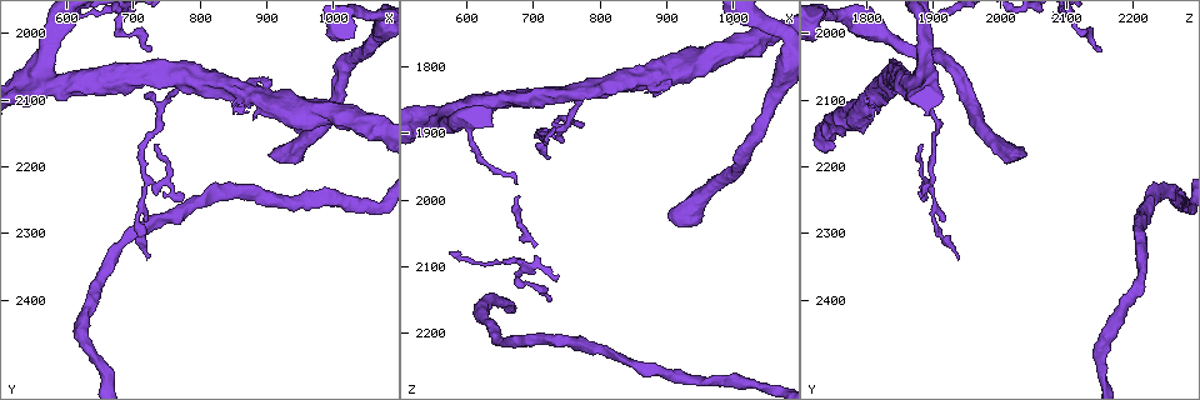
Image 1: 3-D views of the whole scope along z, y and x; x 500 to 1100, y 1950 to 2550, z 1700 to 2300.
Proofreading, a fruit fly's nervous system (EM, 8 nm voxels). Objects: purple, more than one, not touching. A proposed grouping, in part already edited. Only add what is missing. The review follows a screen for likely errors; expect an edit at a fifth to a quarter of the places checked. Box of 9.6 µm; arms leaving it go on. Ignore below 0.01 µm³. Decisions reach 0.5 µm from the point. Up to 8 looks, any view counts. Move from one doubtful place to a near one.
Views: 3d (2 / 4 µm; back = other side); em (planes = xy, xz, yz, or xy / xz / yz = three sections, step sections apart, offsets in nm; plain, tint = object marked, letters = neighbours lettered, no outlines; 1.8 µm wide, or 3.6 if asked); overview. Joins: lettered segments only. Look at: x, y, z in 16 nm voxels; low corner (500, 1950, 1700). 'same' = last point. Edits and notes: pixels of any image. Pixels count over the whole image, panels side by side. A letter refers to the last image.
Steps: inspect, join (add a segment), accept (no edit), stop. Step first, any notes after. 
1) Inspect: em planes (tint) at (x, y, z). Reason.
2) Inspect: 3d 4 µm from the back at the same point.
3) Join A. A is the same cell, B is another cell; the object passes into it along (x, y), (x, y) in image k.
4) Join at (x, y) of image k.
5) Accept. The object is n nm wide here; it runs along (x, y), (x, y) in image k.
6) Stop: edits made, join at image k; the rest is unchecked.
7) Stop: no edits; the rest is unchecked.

Inspect: 3d 2 µm at (780, 2065, 1835). Small branch off a trunk.

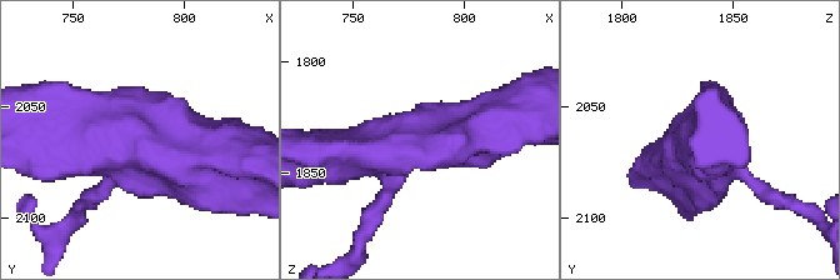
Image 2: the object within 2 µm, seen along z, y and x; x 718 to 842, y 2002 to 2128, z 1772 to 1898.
Inspect: em planes (letters) at (779, 2065, 1834). 3 arms meet here; shape alone is not enough.

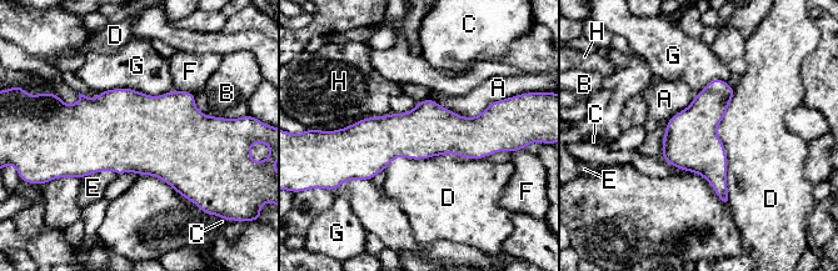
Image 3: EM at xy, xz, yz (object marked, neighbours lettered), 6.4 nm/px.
Accept. A, B, C, D, E, F, G and H are other cells; a border runs along (734, 88), (716, 130), (726, 201) in image 3; no lettered segment goes on from it.

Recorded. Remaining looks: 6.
Inspect: 3d 4 µm at (720, 2340, 1940). An open end.

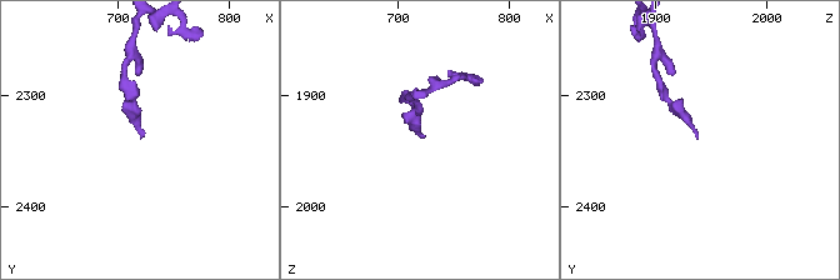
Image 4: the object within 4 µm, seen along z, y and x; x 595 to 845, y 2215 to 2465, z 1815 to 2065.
Inspect: em planes (plain) at (722, 2338, 1938).

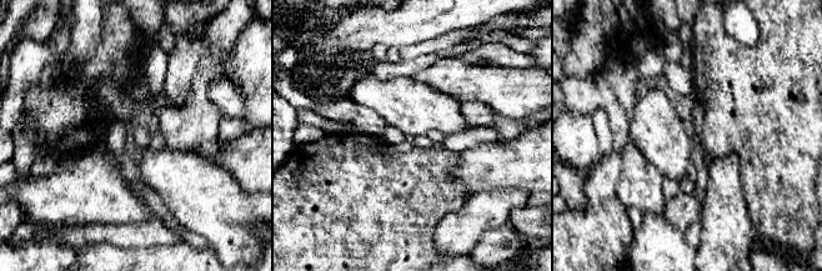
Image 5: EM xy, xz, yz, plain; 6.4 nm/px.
Inspect: em planes (letters) at the same point.

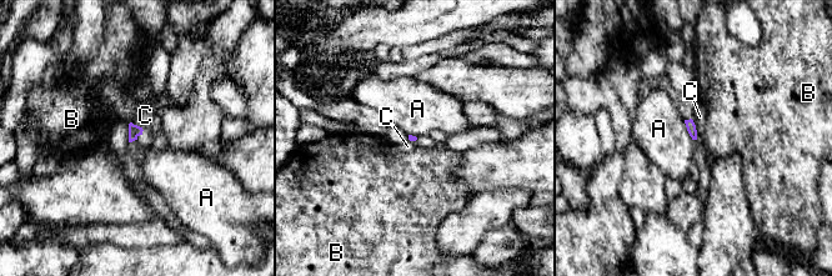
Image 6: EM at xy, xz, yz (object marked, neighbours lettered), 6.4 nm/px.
Accept. A, B and C are other cells; a border runs along (691, 119), (697, 138) in image 6; no lettered segment goes on from it.

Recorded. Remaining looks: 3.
Inspect: 3d 2 µm at (730, 2170, 1885). Branch stops here.

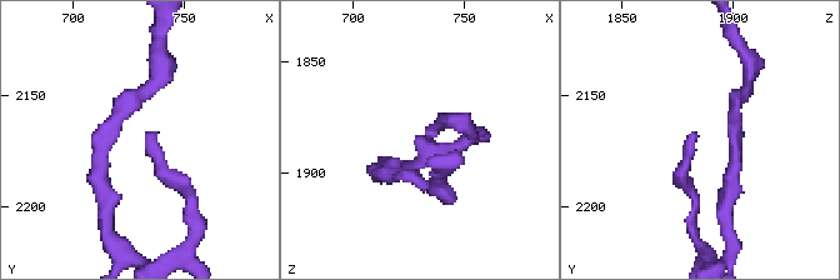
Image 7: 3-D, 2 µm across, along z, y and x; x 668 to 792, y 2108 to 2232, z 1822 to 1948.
Inspect: em yz step 4 (tint) at (732, 2168, 1881).

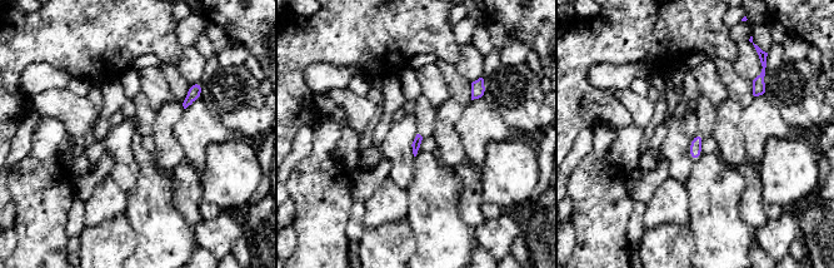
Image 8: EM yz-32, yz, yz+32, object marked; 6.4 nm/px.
Inspect: em planes (letters) at the same point.

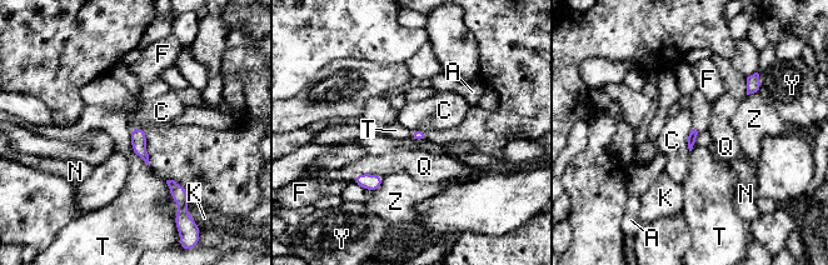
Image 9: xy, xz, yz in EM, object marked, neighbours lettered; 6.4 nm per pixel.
Accept. A, C, F, K, N, Q, T, Y and Z are other cells; a border runs along (692, 128), (687, 139), (689, 151) in image 9; none of them fits.

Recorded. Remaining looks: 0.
Stop: no edits; the rest is unchecked.

